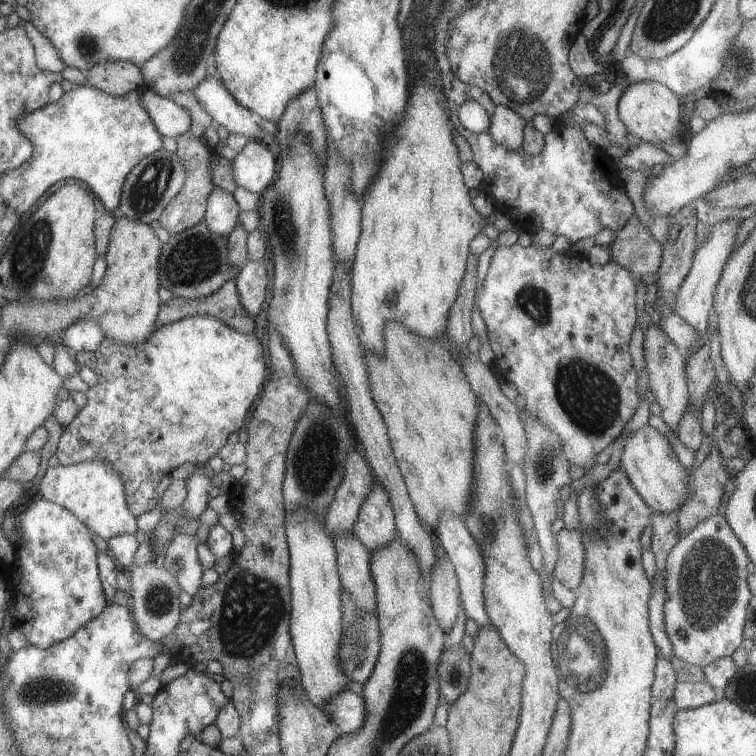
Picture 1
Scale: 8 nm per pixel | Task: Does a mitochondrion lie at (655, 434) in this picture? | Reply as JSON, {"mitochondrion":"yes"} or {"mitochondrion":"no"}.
{"mitochondrion":"no"}

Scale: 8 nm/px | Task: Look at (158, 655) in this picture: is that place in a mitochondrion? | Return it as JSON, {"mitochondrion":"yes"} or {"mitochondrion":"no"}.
{"mitochondrion":"no"}

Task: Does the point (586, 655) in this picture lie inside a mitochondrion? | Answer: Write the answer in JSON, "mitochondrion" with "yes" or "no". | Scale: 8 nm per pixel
{"mitochondrion":"yes"}

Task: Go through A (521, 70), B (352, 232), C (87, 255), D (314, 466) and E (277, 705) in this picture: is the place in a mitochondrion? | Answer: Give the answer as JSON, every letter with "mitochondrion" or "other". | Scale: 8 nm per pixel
{"A":"mitochondrion","B":"other","C":"other","D":"mitochondrion","E":"other"}

